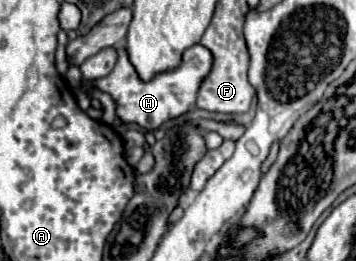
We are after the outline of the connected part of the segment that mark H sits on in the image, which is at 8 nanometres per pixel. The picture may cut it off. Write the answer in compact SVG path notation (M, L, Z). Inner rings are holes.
M194 44L182 54L182 62L178 64L178 68L168 70L168 72L160 72L152 80L144 82L138 76L132 62L128 60L126 48L118 48L117 53L116 66L108 76L100 78L96 82L82 82L82 86L76 90L78 106L82 110L90 108L90 100L86 96L86 90L96 86L102 92L108 92L112 96L112 100L116 102L116 108L120 110L120 120L122 122L134 122L134 124L138 124L138 126L142 126L146 130L156 130L164 122L168 122L172 118L178 118L184 112L188 112L196 102L200 84L204 82L204 78L210 74L210 68L212 68L212 52L208 48L204 48L202 44Z

